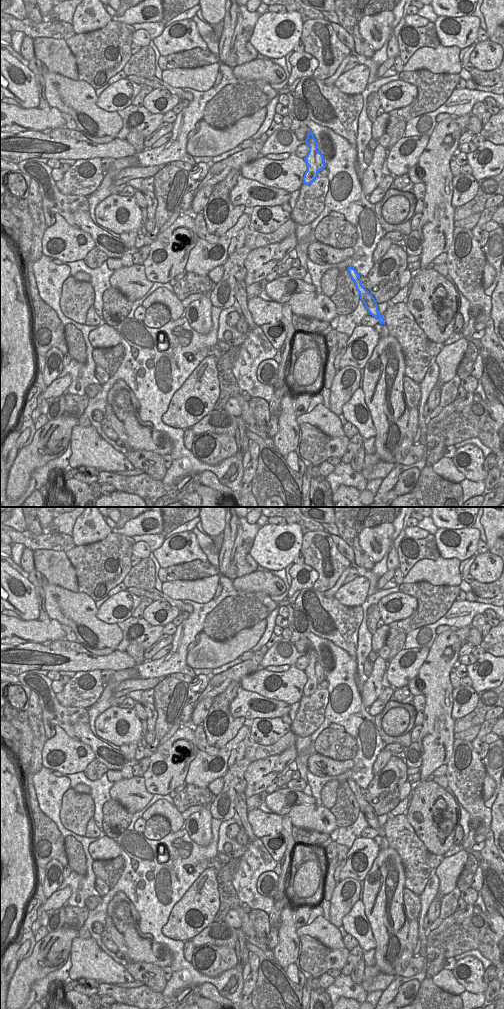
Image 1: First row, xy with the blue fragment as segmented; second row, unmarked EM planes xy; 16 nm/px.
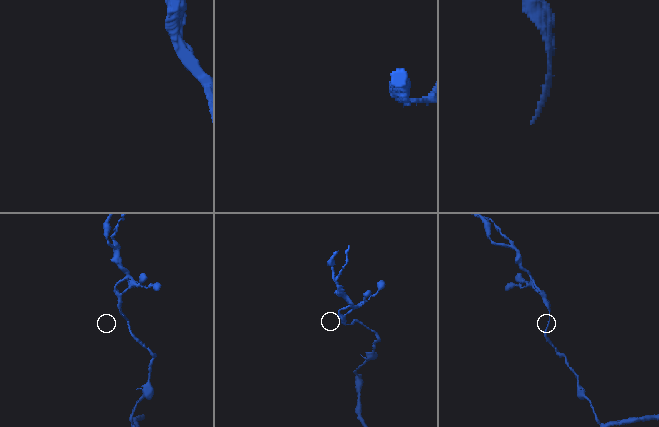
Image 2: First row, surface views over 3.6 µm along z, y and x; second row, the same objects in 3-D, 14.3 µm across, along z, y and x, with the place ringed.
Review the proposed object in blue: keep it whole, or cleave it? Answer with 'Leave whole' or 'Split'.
Split

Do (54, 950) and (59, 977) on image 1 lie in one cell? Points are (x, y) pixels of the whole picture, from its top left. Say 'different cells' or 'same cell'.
different cells

